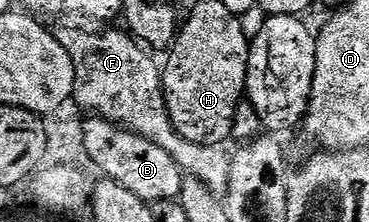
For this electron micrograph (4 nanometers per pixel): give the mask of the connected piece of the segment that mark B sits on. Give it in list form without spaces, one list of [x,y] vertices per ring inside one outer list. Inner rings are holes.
[[[88,118],[83,128],[88,160],[92,164],[95,162],[100,176],[117,181],[117,185],[129,189],[129,193],[137,193],[137,197],[141,197],[149,205],[170,199],[178,200],[185,173],[177,165],[177,161],[173,161],[173,157],[165,153],[165,149],[161,149],[161,145],[153,145],[153,141],[134,135],[108,119]]]

